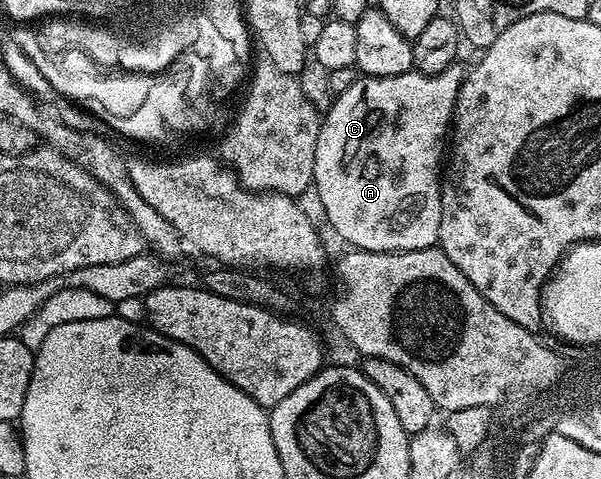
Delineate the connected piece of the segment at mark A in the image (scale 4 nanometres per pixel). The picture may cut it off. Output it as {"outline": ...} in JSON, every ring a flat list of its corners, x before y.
{"outline":[[456,63,436,77,426,77,423,73,402,73,392,77,364,77,357,79,357,87,367,87,369,103,377,113,385,115,385,123,393,123,393,139,375,139,371,143,369,165,373,171,367,171,363,165,357,169,351,167,343,173,339,159,331,151,327,153,327,133,331,123,321,123,317,135,317,155,315,156,315,179,313,187,325,203,326,224,332,225,345,240,348,246,368,253,408,253,418,249,432,248,439,240,441,227,441,162,445,157,443,140,448,140,449,130,455,115,455,100,459,88,463,85,465,69]]}

